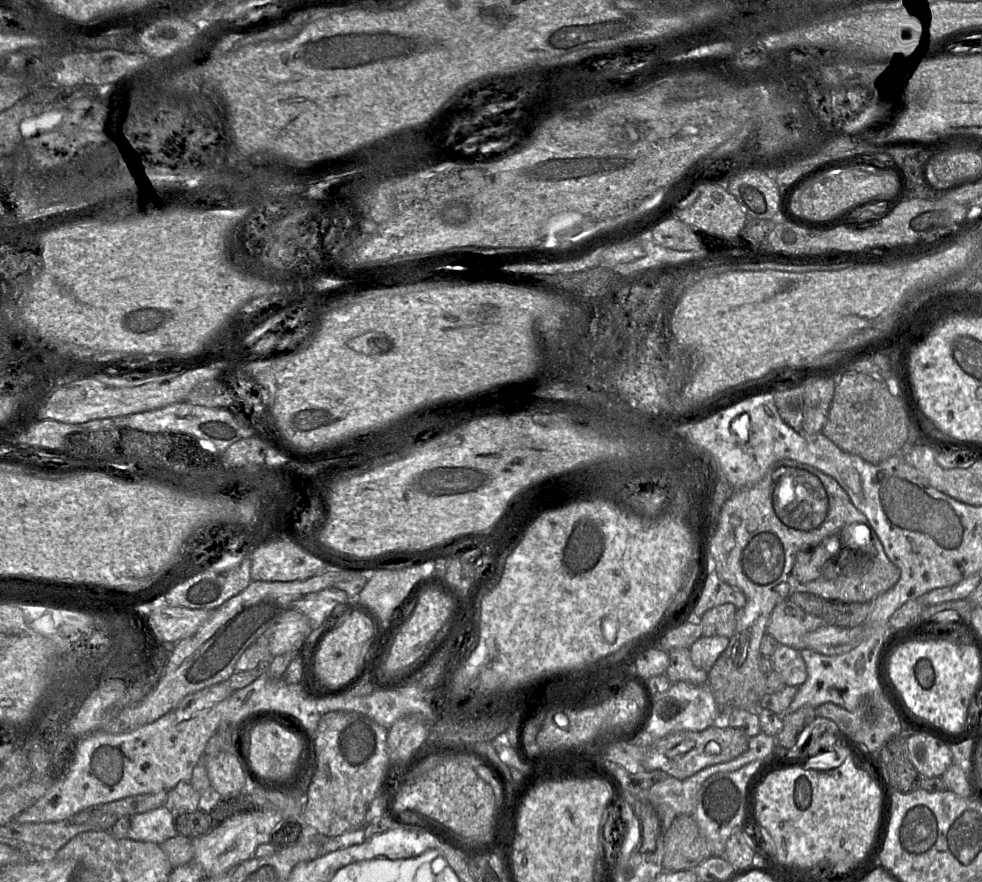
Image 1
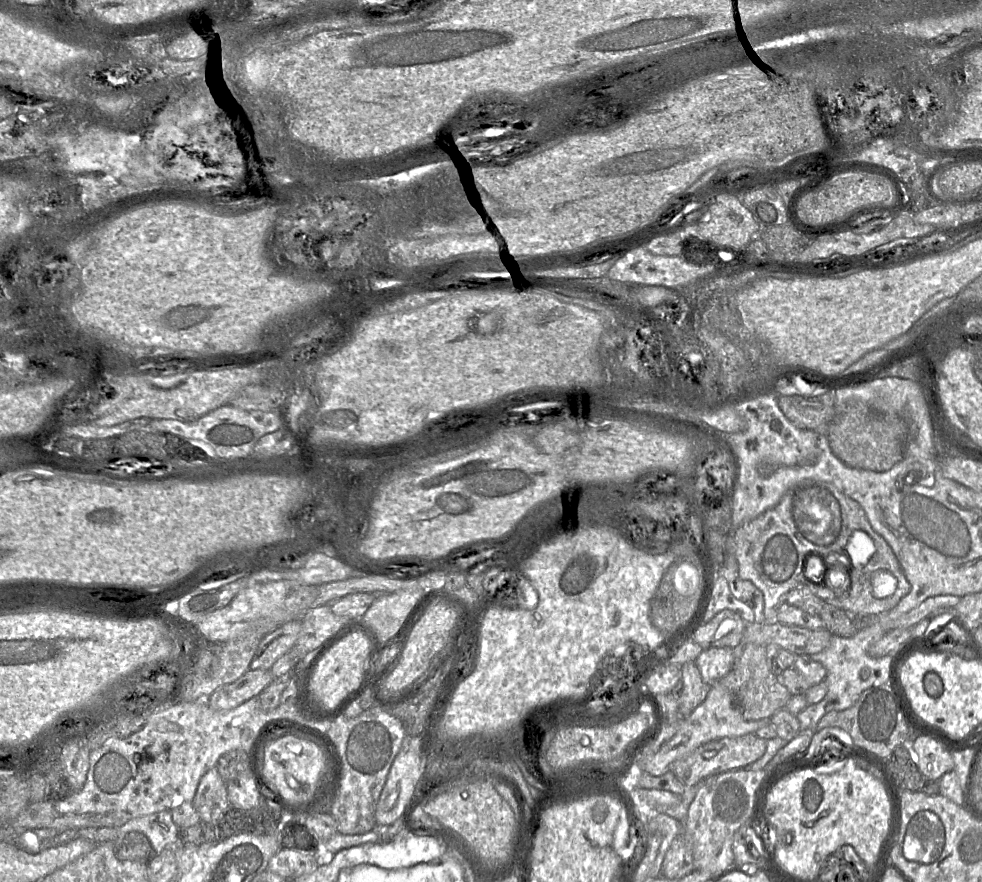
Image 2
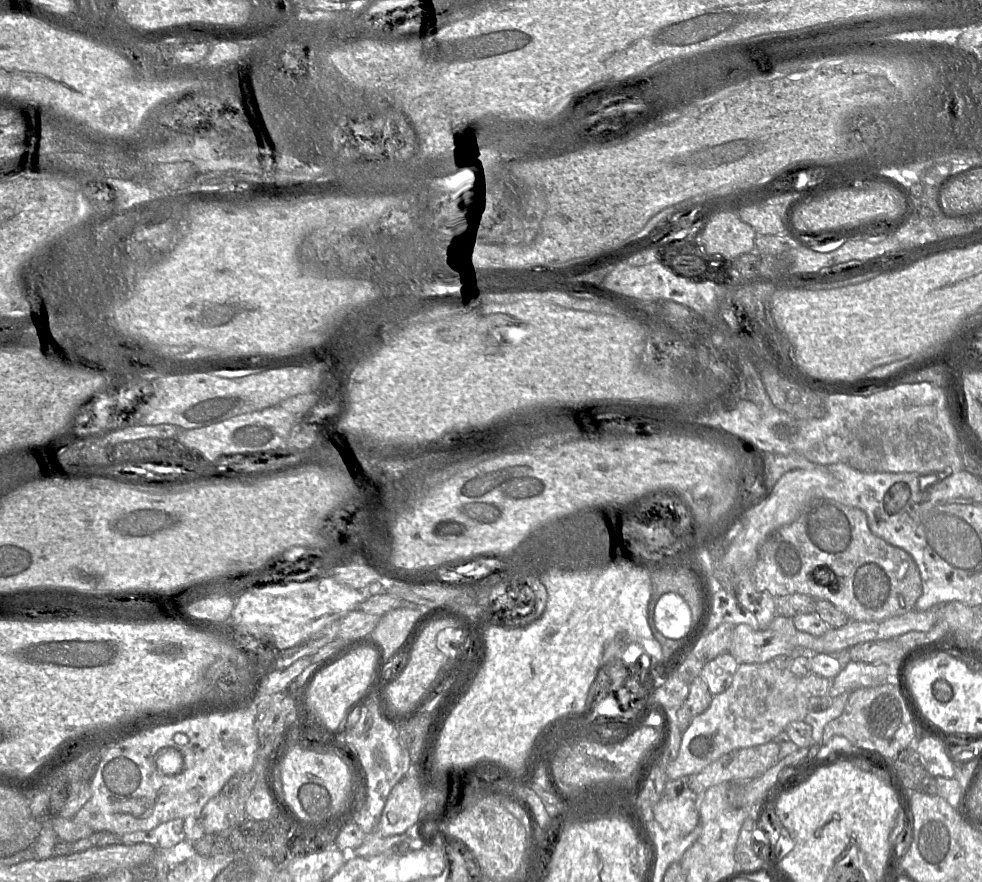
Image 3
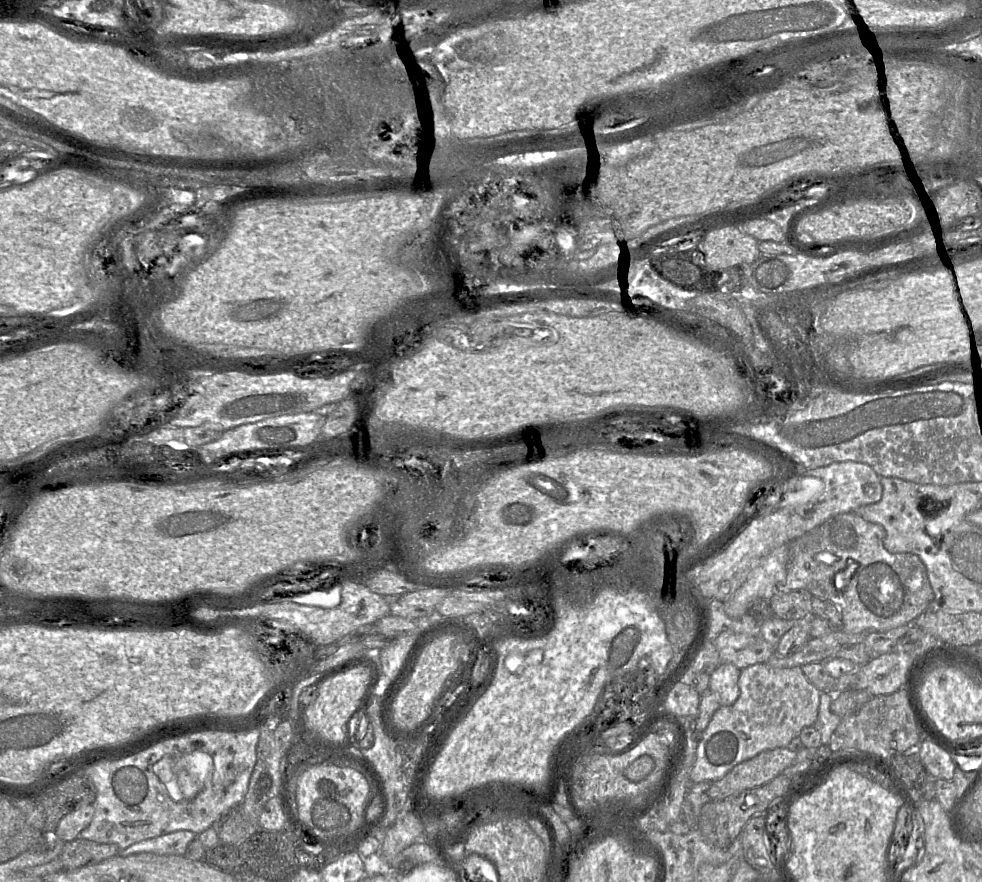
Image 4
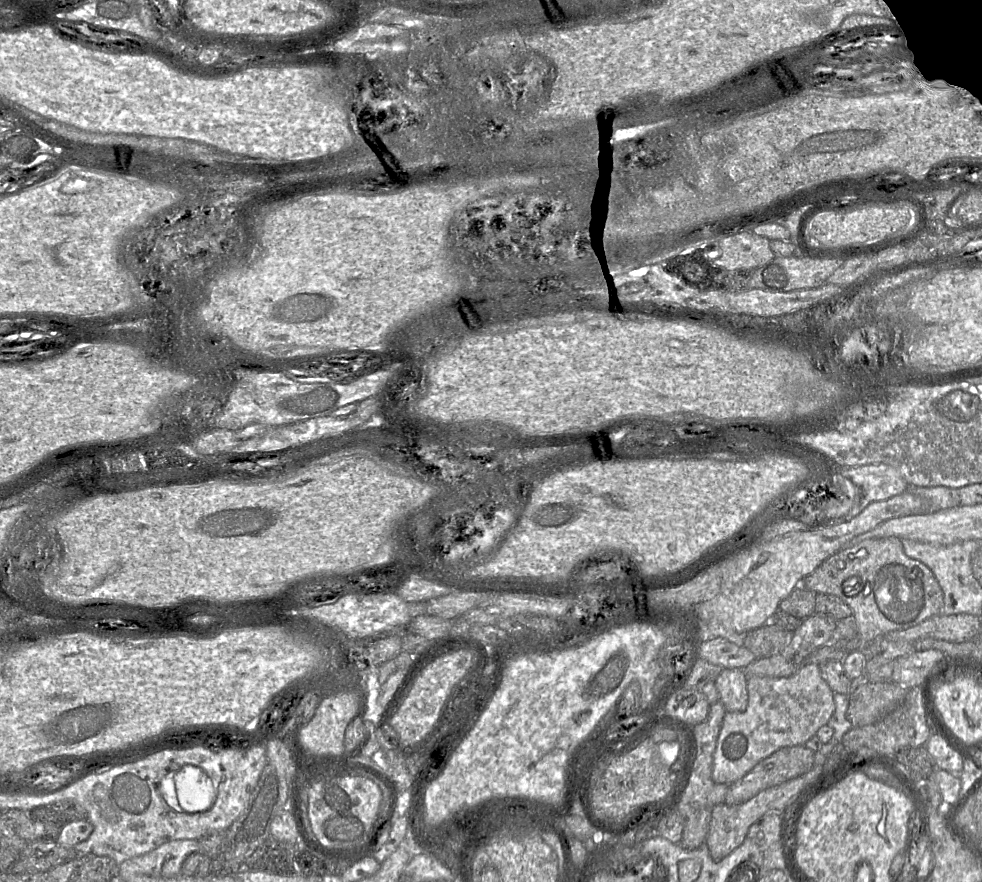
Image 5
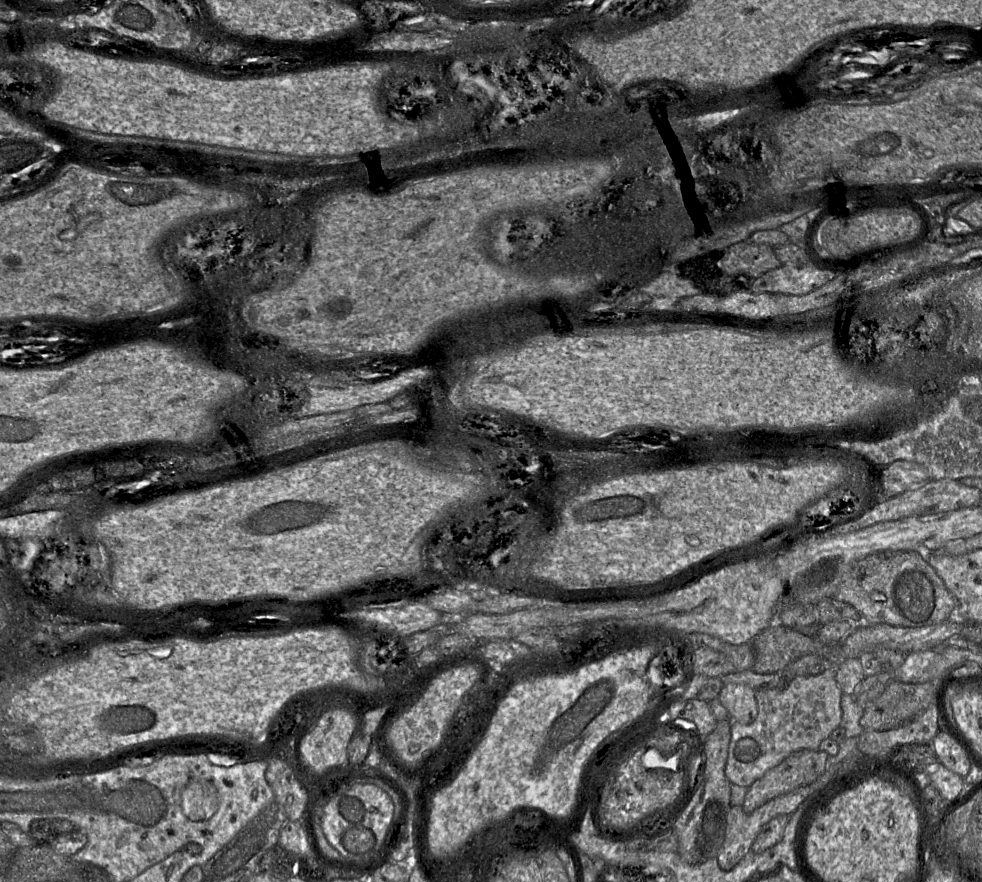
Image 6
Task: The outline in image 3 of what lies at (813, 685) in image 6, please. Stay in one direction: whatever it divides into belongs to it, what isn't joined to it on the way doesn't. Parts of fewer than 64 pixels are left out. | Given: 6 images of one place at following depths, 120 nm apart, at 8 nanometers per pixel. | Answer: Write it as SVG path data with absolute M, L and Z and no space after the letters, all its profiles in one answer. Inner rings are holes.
M772 662L739 663L729 688L713 695L709 707L694 717L682 733L678 755L666 767L668 779L698 773L732 750L770 742L790 722L803 721L812 696L799 689L799 679L789 669L779 669Z

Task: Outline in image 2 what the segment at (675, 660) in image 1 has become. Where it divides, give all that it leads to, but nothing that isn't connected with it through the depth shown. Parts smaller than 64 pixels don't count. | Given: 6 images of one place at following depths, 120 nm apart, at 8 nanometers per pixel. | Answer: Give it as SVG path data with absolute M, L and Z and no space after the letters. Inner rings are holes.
M695 662L684 663L681 678L670 692L677 702L680 718L689 716L705 700L709 691L710 685L703 681Z

